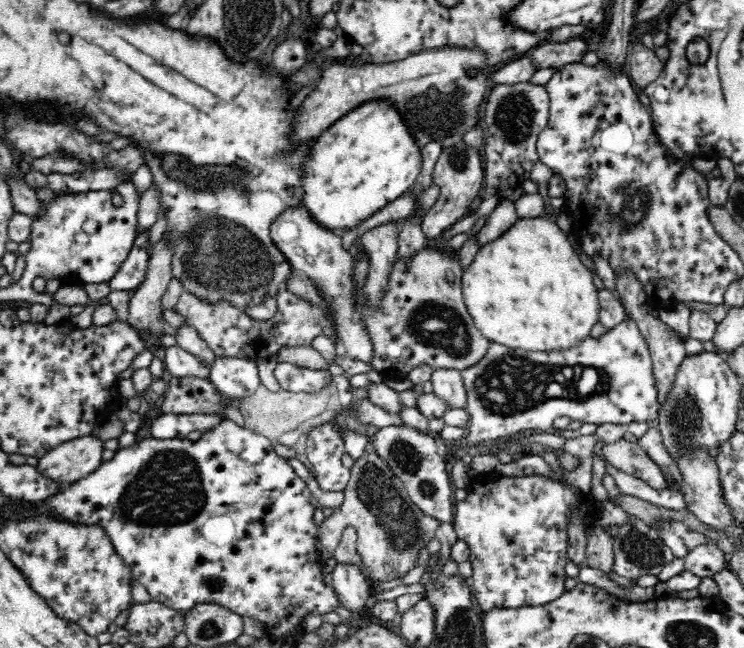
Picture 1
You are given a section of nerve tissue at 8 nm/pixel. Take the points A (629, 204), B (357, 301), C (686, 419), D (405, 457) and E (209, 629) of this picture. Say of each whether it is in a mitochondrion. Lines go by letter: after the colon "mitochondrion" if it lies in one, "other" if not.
A: mitochondrion
B: other
C: mitochondrion
D: mitochondrion
E: mitochondrion

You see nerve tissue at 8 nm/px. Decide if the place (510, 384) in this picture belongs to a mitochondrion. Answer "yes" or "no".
yes

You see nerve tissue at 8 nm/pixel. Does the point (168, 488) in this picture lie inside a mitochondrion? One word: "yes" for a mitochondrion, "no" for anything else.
yes

